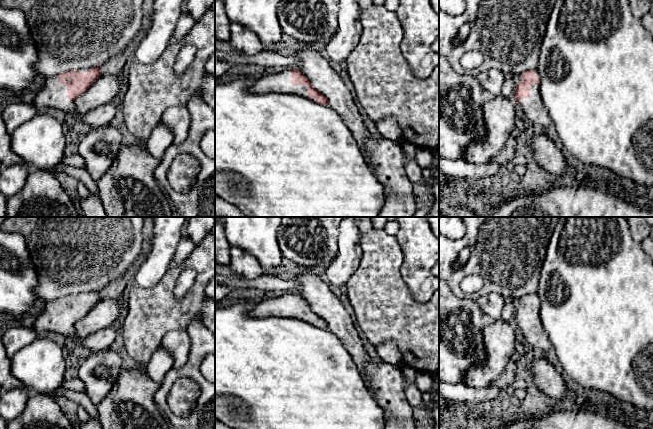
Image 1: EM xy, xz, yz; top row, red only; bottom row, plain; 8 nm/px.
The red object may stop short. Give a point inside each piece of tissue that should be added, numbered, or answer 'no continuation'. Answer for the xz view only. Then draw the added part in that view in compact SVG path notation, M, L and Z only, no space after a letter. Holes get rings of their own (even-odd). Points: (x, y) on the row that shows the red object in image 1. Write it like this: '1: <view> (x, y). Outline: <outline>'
1: xz (280, 82). Outline: M291 70L282 71L279 73L271 73L250 85L249 92L261 93L289 93L308 98L306 85L291 84Z

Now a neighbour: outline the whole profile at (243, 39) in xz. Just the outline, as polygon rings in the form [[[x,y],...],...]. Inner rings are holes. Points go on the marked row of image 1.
[[[231,23],[229,41],[241,55],[253,56],[264,50],[258,36],[238,23]]]

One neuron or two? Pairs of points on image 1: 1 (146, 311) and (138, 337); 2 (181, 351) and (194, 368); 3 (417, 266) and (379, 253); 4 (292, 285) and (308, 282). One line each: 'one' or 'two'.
1: one
2: two
3: two
4: two

